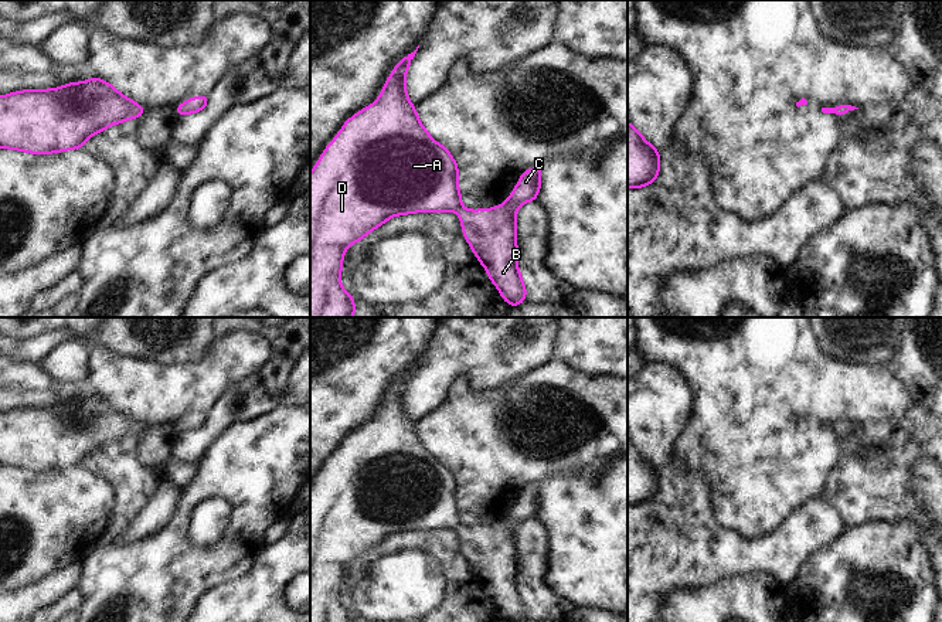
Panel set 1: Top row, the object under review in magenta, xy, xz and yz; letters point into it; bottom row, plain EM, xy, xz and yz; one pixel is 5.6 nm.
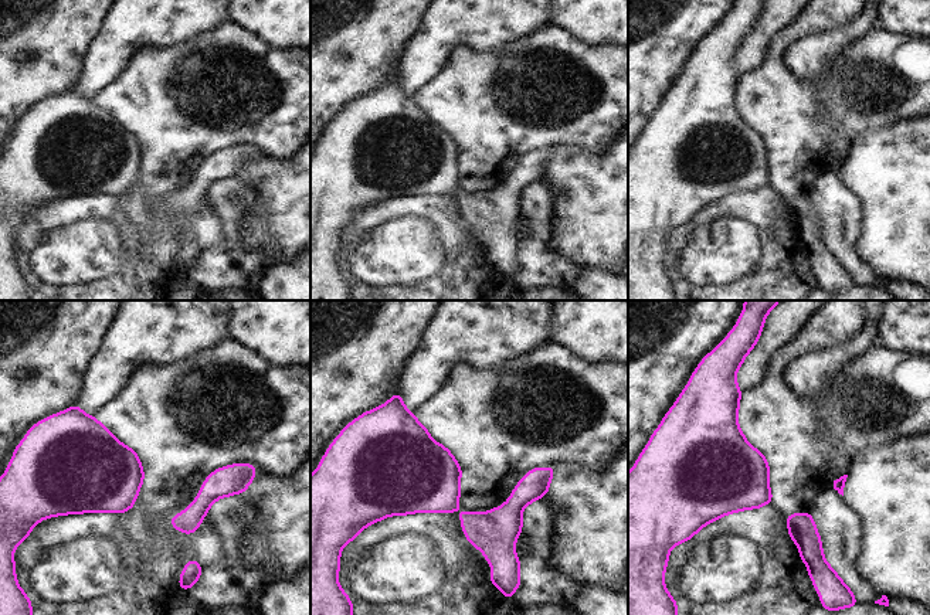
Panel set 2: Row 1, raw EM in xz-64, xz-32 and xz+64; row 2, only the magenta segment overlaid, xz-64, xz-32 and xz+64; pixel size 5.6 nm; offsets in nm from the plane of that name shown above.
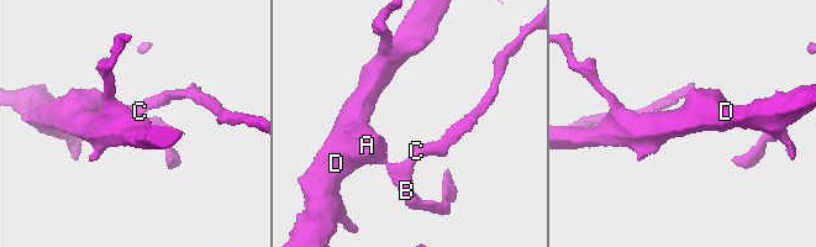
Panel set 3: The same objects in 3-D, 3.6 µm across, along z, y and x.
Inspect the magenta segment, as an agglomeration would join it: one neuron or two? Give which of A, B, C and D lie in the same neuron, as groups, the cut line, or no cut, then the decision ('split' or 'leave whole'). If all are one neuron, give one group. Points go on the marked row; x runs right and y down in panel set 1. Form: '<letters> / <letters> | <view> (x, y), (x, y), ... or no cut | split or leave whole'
A B C D | no cut | leave whole

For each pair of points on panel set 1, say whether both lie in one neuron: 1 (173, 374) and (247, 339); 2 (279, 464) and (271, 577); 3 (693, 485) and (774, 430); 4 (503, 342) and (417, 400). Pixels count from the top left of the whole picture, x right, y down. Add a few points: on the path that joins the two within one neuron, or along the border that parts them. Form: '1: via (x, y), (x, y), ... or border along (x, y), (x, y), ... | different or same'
1: via (191, 374), (211, 374), (228, 357) | same
2: border along (264, 547), (245, 575) | different
3: border along (680, 454), (697, 465), (707, 476), (711, 507) | different
4: via (482, 342), (475, 342), (438, 379) | same

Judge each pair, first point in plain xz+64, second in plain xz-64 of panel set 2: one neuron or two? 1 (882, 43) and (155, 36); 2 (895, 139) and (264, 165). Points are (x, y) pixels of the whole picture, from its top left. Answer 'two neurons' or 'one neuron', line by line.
1: two neurons
2: one neuron

